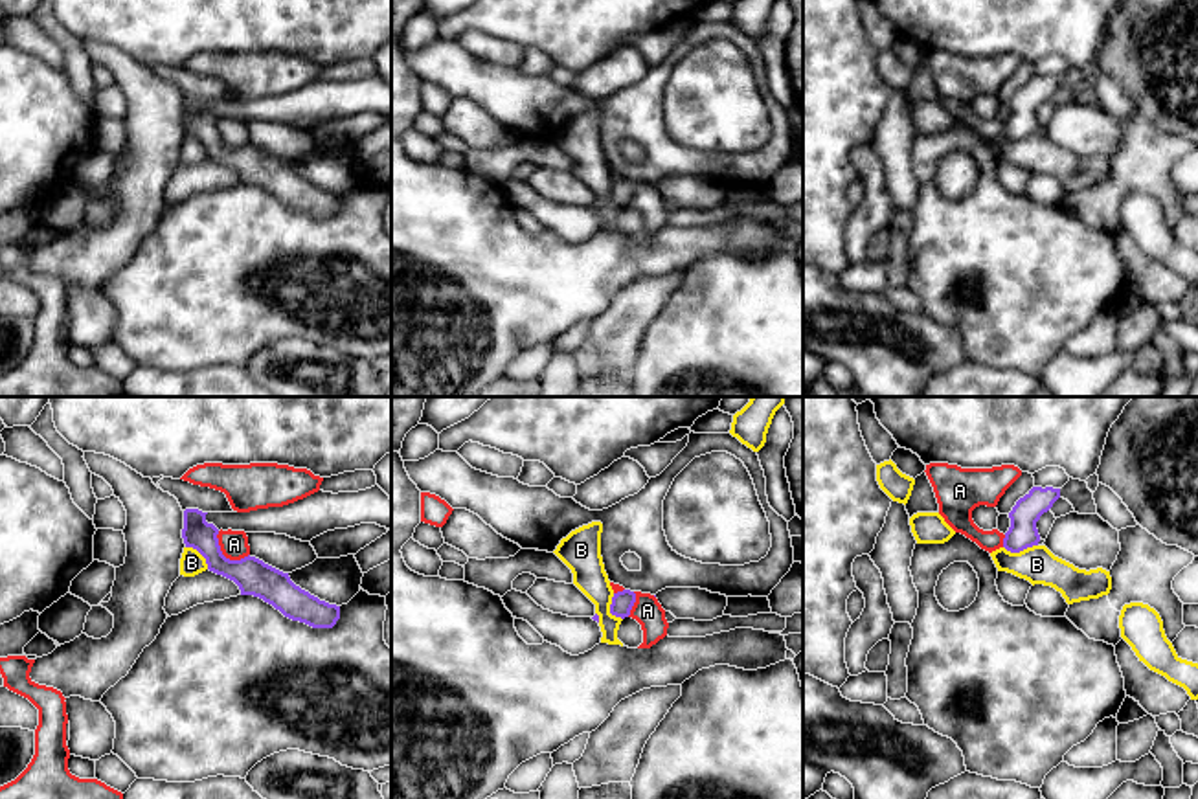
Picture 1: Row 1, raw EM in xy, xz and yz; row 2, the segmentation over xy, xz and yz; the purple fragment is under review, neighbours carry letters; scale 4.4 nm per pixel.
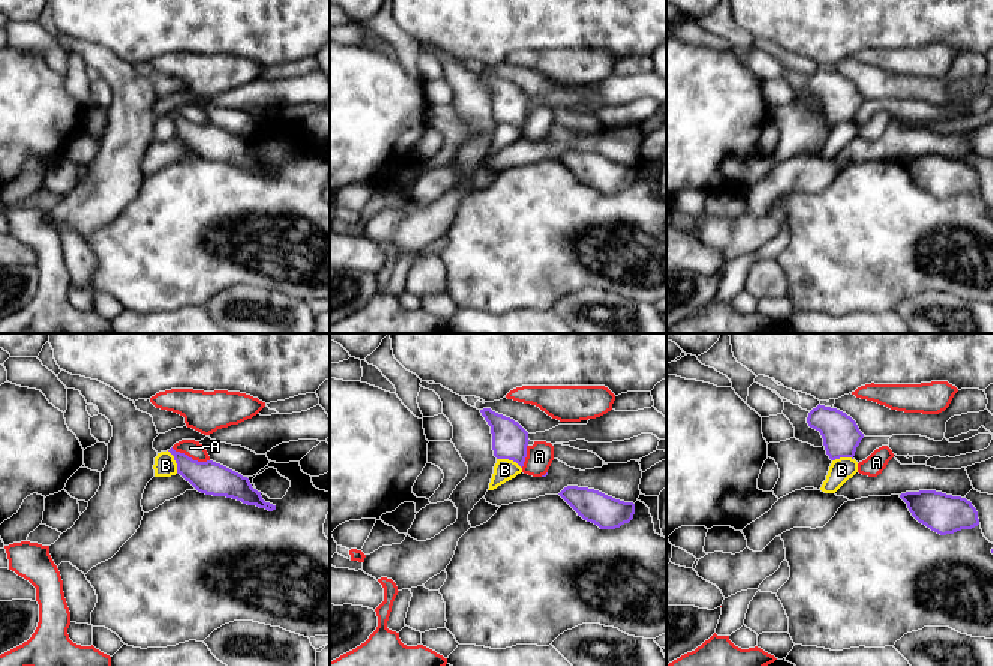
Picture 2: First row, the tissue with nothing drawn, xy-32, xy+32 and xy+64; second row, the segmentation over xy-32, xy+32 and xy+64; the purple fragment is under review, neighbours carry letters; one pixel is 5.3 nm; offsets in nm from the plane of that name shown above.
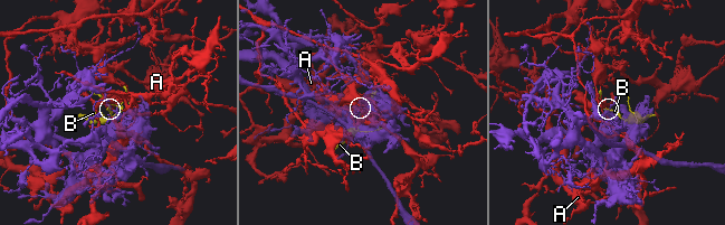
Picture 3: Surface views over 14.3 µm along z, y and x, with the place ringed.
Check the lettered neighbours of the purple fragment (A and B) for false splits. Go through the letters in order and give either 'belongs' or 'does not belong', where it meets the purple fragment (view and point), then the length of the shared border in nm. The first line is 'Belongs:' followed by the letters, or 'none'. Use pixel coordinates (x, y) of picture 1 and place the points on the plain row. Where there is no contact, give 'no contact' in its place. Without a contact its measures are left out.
Belongs: none
A: does not belong; contact xy (223, 144); length 180 nm
B: does not belong; contact yz (1020, 138); length 150 nm

